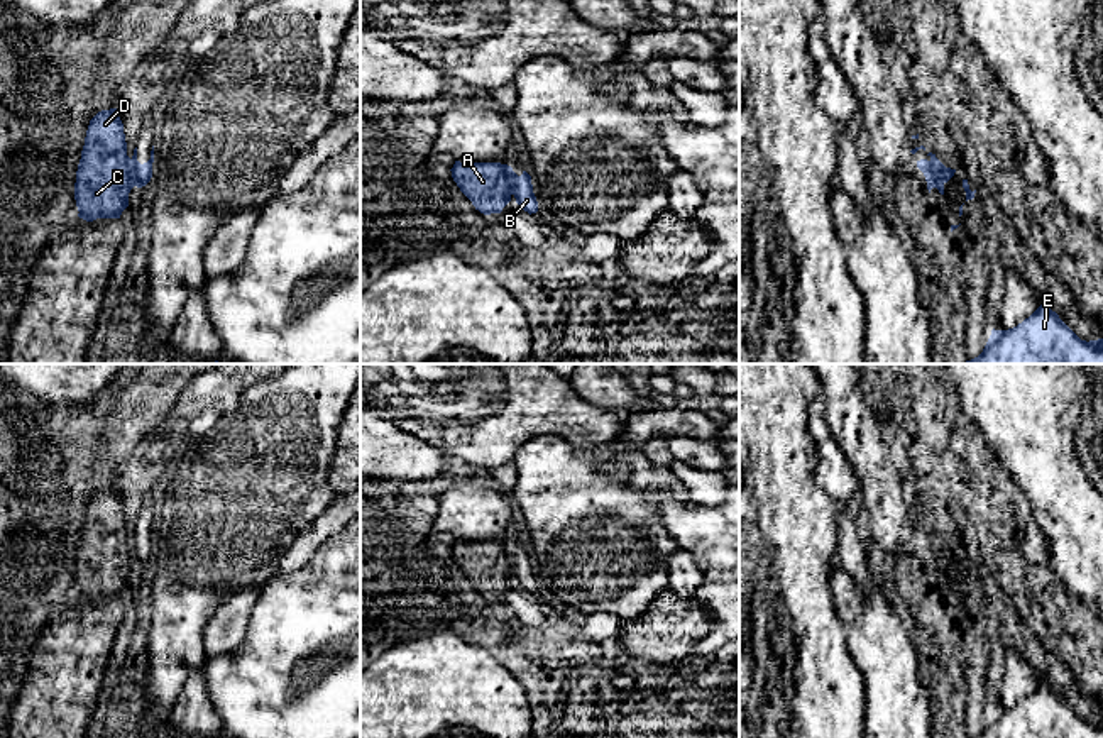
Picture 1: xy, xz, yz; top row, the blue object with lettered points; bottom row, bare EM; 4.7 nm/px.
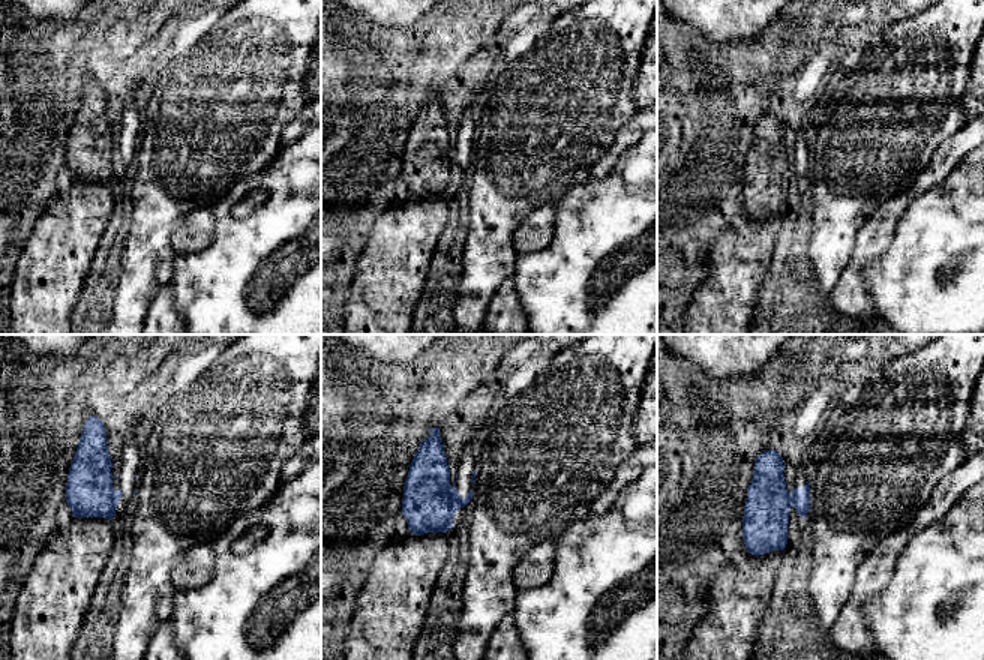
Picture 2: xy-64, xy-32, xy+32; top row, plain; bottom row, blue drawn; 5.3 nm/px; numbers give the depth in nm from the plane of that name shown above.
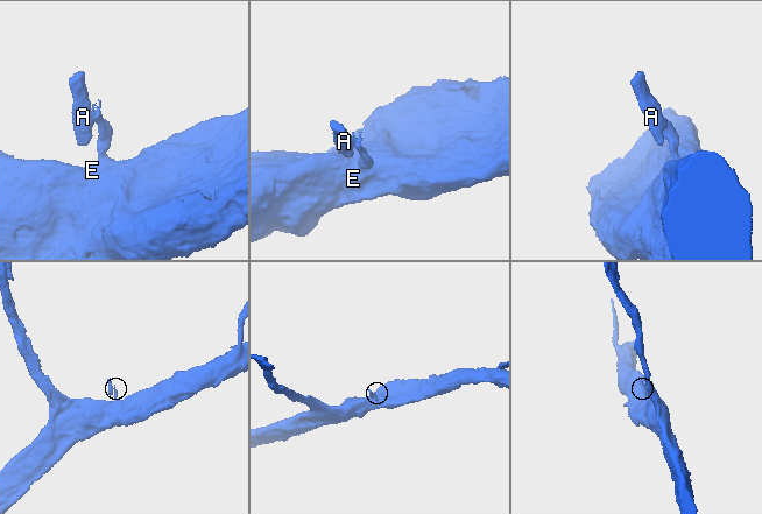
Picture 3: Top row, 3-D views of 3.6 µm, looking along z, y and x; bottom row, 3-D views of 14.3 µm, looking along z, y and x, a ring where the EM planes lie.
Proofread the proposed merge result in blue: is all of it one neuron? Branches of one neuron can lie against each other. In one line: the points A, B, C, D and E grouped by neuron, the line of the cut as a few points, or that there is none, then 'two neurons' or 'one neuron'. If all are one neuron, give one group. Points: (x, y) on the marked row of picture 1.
A C D / B E | xz (508, 166), (508, 181), (513, 193) | two neurons

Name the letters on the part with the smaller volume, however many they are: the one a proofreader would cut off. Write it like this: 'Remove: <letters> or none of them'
Remove: A, C, D

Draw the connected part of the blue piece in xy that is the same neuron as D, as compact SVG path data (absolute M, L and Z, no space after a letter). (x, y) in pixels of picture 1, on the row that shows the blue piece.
M117 108L102 110L90 120L76 171L78 217L86 222L120 218L134 186L123 124Z

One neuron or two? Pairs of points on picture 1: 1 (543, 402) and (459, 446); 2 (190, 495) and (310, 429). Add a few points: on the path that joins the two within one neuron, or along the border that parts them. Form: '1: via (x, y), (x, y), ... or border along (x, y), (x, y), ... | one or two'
1: via (523, 417), (494, 440), (479, 440) | one
2: via (220, 495), (234, 495), (279, 449) | one

